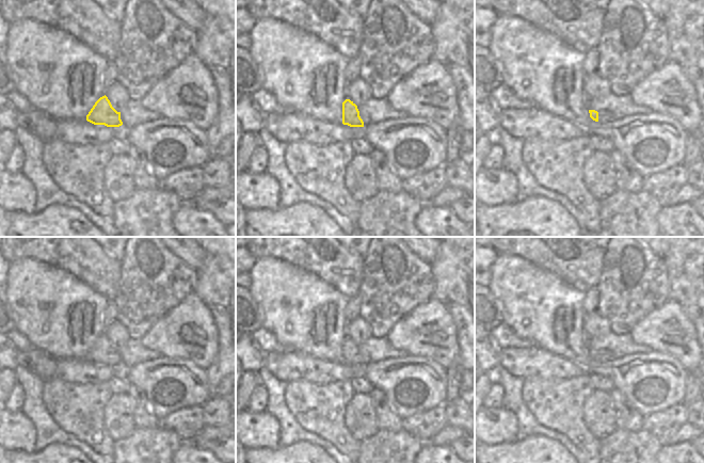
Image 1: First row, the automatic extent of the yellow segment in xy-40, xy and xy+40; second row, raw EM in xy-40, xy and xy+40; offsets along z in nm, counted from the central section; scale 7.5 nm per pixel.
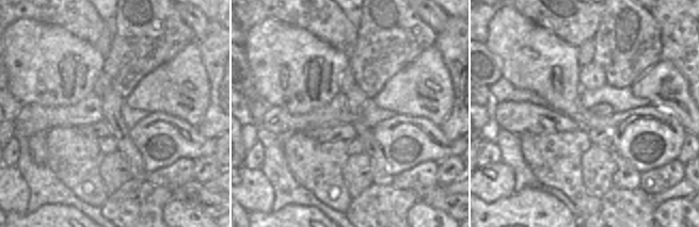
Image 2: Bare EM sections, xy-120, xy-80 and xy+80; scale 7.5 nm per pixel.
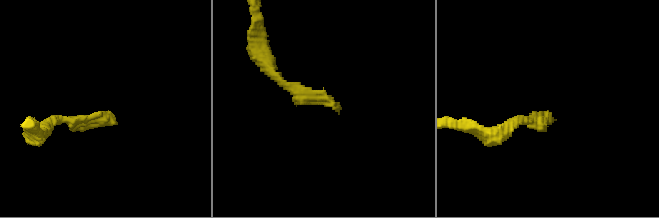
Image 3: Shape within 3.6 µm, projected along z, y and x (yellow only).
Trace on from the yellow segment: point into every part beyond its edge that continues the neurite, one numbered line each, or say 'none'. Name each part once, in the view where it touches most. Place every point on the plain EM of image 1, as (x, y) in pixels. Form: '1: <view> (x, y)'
1: xy+40 (604, 355)

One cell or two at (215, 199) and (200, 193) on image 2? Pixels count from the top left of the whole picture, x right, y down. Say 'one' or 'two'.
one

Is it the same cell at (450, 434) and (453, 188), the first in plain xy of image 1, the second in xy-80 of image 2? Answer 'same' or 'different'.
same

